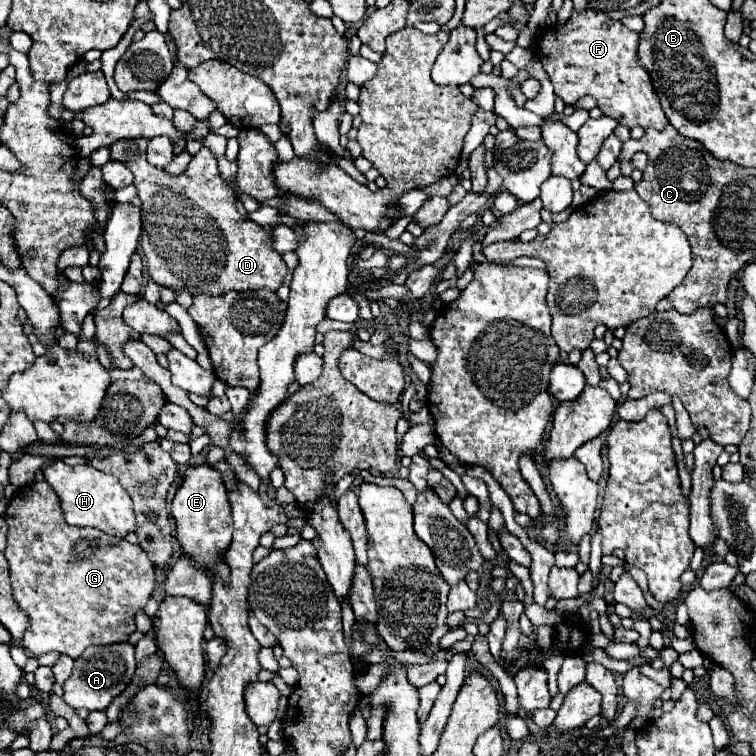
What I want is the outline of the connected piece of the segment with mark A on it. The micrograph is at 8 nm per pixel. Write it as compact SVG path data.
M126 642L122 644L110 644L110 646L90 646L82 652L80 658L74 660L72 676L64 682L64 702L72 706L74 710L86 708L86 710L106 710L110 702L120 696L126 686L132 682L136 670L134 660L134 648Z

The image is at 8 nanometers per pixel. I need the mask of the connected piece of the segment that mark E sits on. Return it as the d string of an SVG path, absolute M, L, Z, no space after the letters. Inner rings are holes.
M210 464L188 466L182 478L180 488L172 500L172 516L176 520L176 538L184 550L194 558L192 562L198 566L208 566L210 574L220 574L222 580L230 578L230 570L222 564L222 554L232 540L232 518L230 518L230 502L224 486L222 474Z

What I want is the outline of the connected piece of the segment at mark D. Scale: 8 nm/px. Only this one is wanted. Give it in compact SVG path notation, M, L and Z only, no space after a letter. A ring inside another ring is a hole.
M148 138L114 142L110 160L122 162L134 174L134 186L142 200L142 254L148 274L160 286L188 290L192 296L218 296L228 290L278 290L286 276L282 256L272 248L270 232L236 210L236 196L218 172L214 154L202 146L186 174L172 176L154 168L145 158Z

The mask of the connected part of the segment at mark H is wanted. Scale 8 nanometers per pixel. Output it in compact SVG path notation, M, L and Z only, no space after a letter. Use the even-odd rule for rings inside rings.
M52 460L44 466L44 478L56 490L60 498L60 506L64 512L64 520L72 526L92 526L110 536L126 538L126 534L136 530L132 500L128 492L122 488L118 478L112 474L104 474L94 470L92 466L66 466L62 460Z

